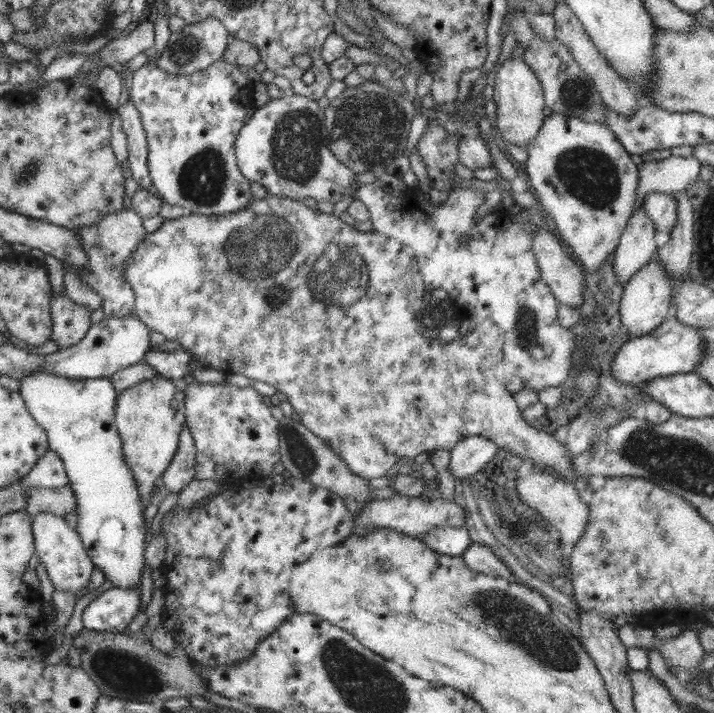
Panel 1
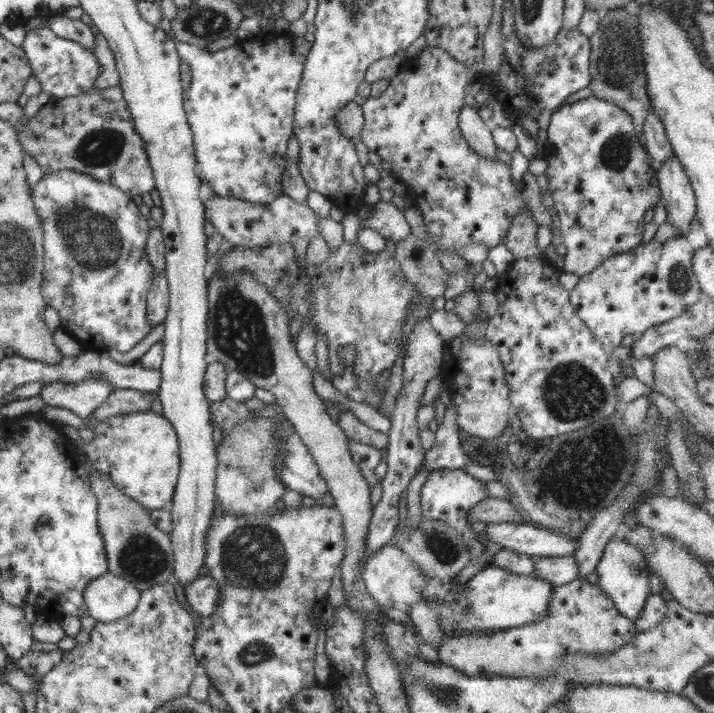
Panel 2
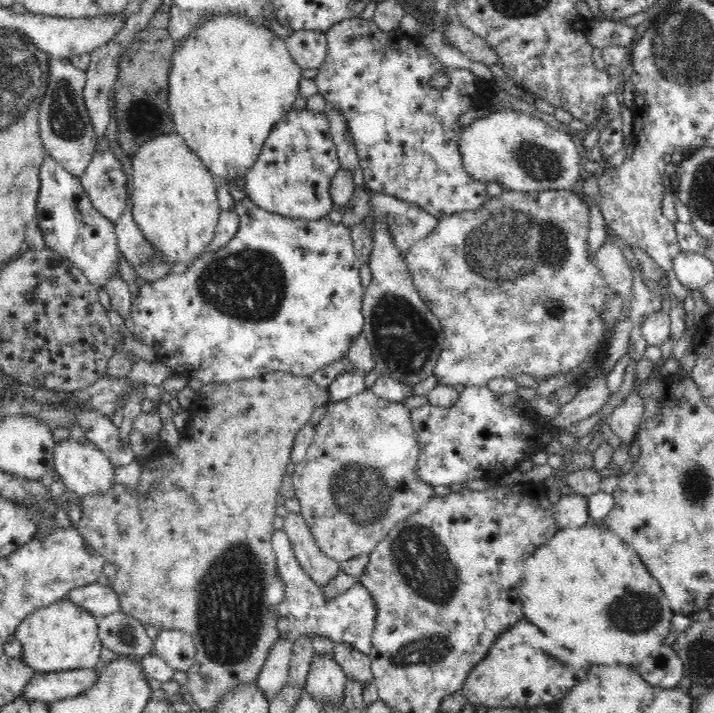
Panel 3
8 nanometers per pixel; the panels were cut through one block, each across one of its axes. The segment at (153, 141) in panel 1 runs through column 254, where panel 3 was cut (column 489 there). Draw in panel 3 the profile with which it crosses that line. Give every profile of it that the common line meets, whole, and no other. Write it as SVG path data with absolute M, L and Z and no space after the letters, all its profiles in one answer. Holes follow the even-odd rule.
M362 17L344 19L333 24L325 32L328 54L317 68L317 94L324 96L327 104L337 108L346 119L348 132L357 148L364 183L370 191L383 192L417 204L438 219L467 210L475 211L491 197L486 193L486 184L472 179L470 174L464 172L458 148L459 132L472 114L490 108L488 100L483 98L482 87L493 82L484 81L464 69L445 68L427 50L420 34L410 37L400 28L397 32L383 32L373 19L364 20ZM445 69L449 85L440 90L432 86L430 80Z

